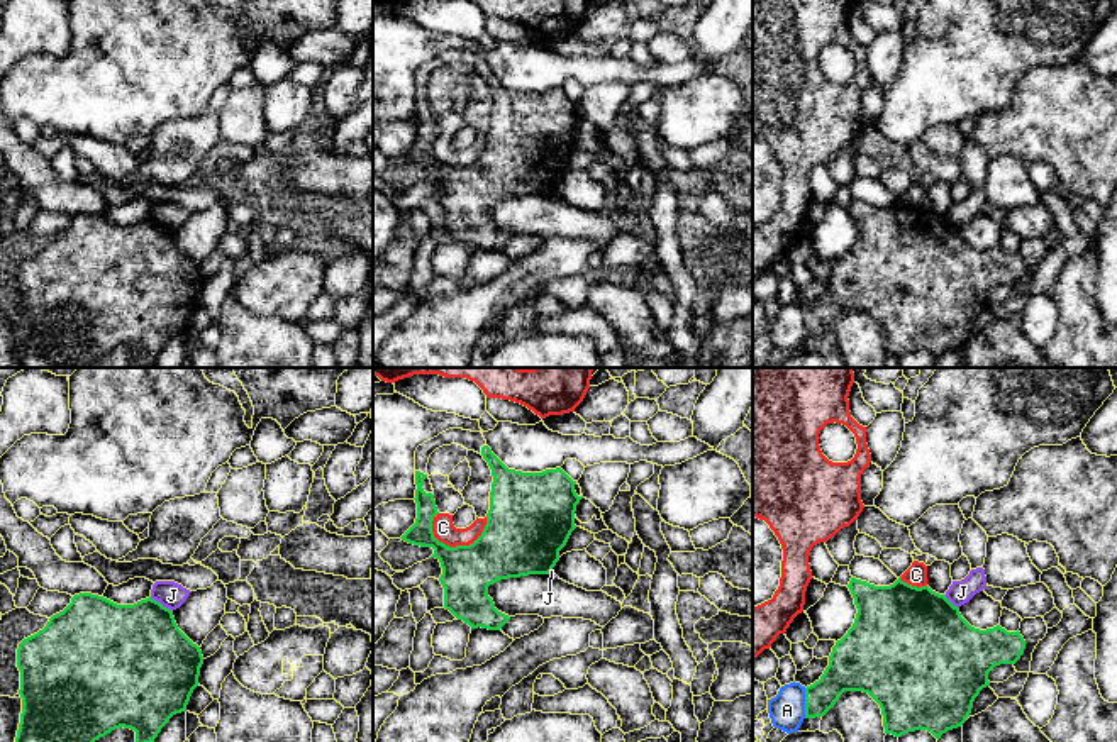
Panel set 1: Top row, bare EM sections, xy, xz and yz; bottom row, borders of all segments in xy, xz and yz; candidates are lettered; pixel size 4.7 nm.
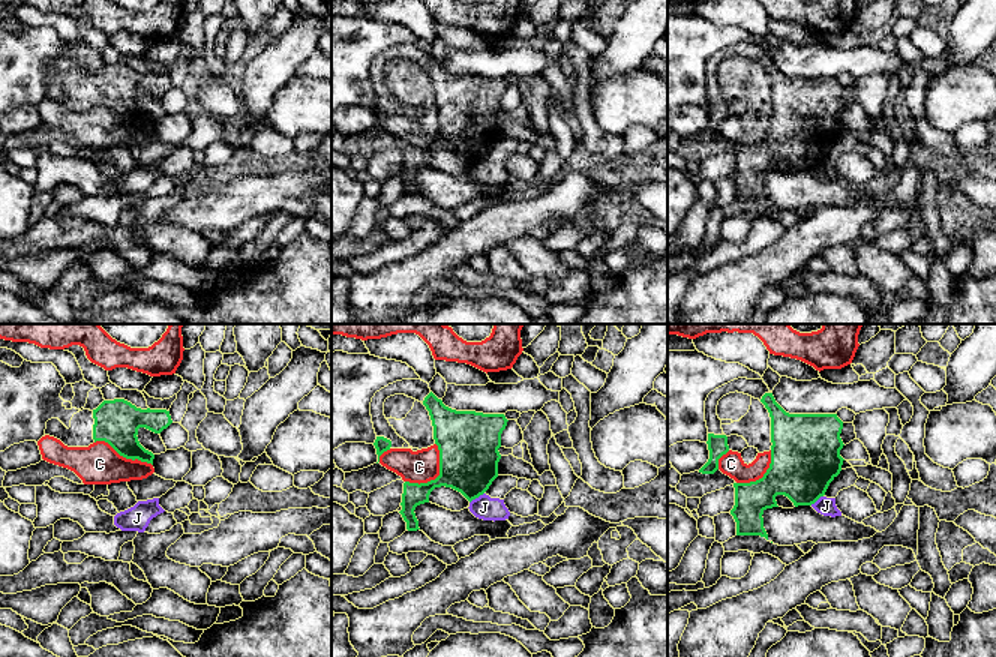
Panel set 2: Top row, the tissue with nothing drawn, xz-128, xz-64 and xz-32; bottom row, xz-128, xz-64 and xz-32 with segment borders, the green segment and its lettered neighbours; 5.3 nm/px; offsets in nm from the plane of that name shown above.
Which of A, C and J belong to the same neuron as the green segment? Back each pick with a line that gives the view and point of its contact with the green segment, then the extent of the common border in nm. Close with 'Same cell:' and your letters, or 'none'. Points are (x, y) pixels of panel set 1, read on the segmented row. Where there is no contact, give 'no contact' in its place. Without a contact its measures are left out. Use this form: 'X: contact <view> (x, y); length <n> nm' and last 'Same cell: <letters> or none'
C: contact xz (463, 546); length 280 nm
Same cell: C

